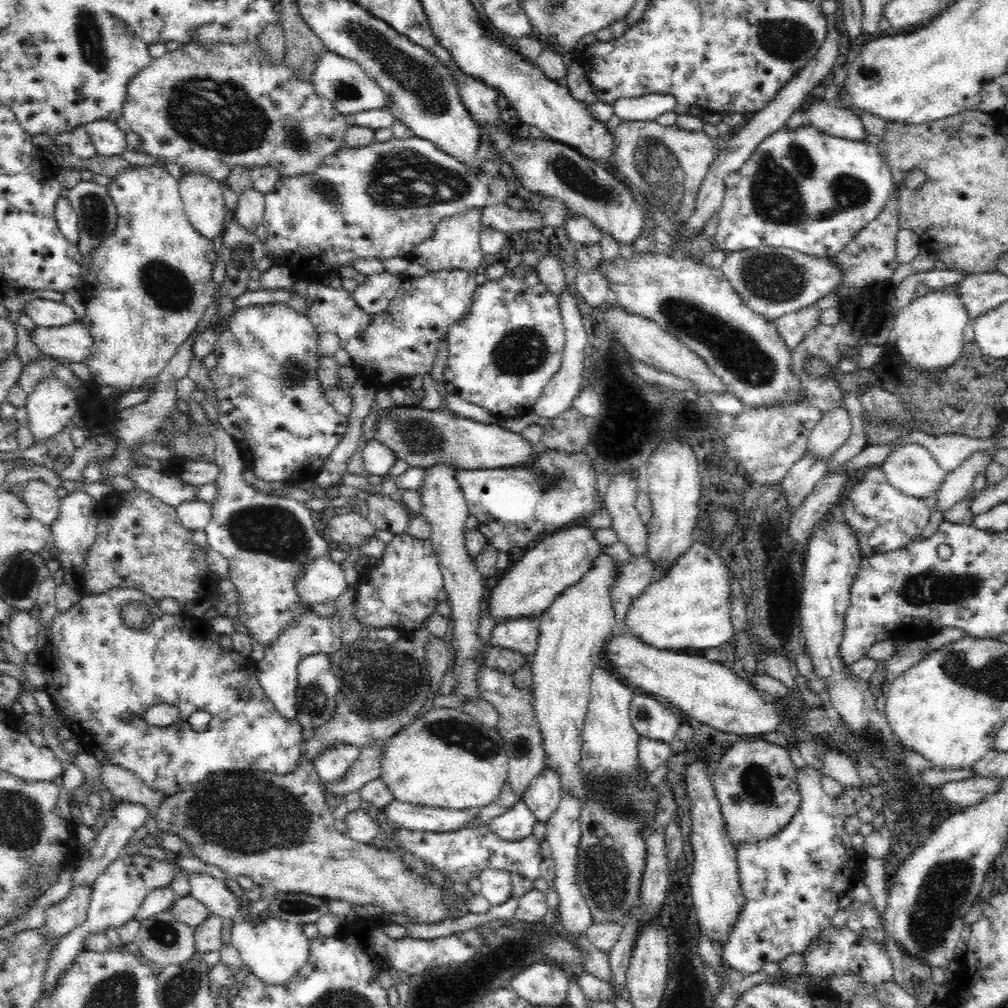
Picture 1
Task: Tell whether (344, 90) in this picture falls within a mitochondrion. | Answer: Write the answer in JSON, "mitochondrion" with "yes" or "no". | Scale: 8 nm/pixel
{"mitochondrion":"yes"}

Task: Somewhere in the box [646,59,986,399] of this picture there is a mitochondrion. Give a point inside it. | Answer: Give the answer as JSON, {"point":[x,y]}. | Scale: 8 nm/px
{"point":[777,194]}

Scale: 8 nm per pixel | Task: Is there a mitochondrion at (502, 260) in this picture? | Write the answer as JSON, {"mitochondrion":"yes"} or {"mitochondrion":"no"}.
{"mitochondrion":"no"}

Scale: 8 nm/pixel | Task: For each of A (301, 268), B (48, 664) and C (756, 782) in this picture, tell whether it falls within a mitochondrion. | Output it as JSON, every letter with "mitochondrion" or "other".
{"A":"other","B":"other","C":"mitochondrion"}

